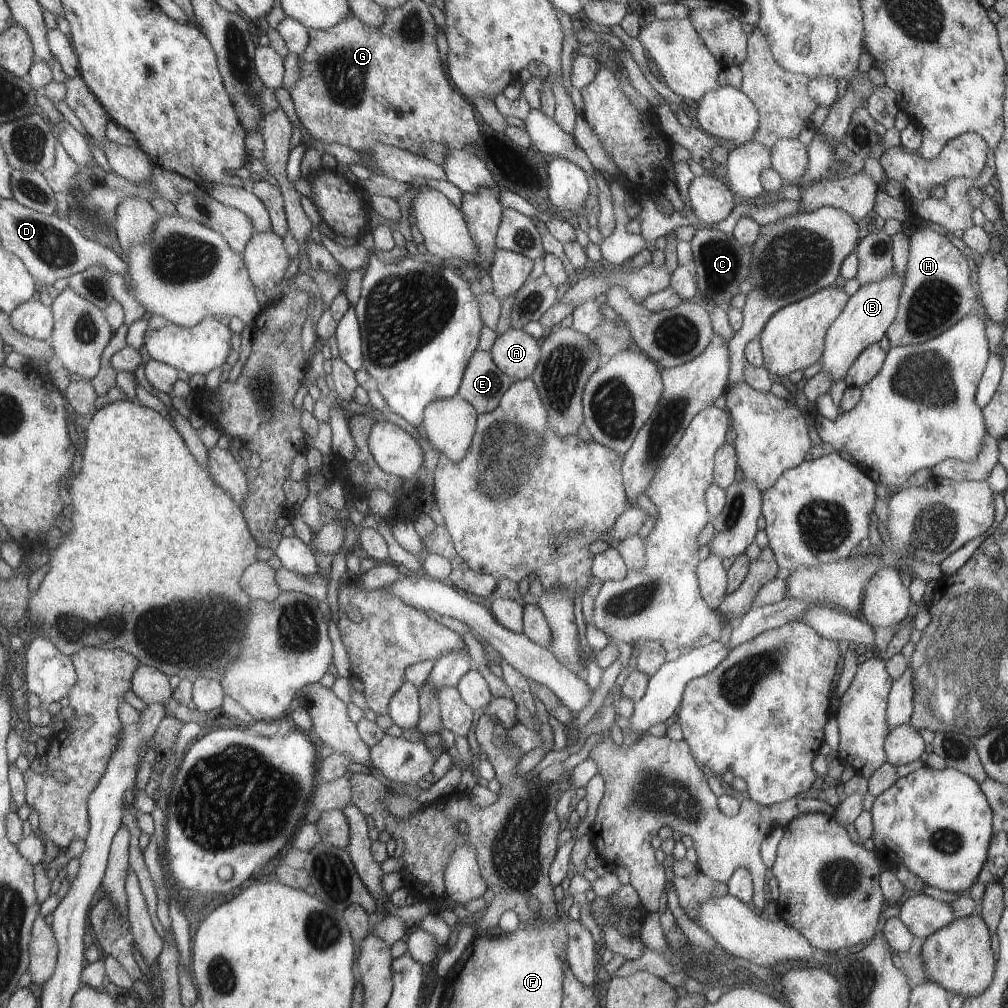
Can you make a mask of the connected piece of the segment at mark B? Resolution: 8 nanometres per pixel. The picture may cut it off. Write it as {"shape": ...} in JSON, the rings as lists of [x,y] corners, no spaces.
{"shape":[[[892,270],[882,281],[860,286],[858,291],[849,297],[837,320],[827,329],[824,350],[817,362],[820,364],[820,370],[831,376],[832,383],[846,376],[846,372],[866,346],[877,343],[881,336],[886,334],[891,321],[896,317],[904,280],[904,277],[898,278]]]}

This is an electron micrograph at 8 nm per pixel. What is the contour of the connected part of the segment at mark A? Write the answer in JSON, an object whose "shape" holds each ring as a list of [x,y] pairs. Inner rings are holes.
{"shape":[[[509,328],[496,336],[489,354],[503,374],[518,380],[531,378],[541,356],[541,347],[530,334],[521,329]]]}

